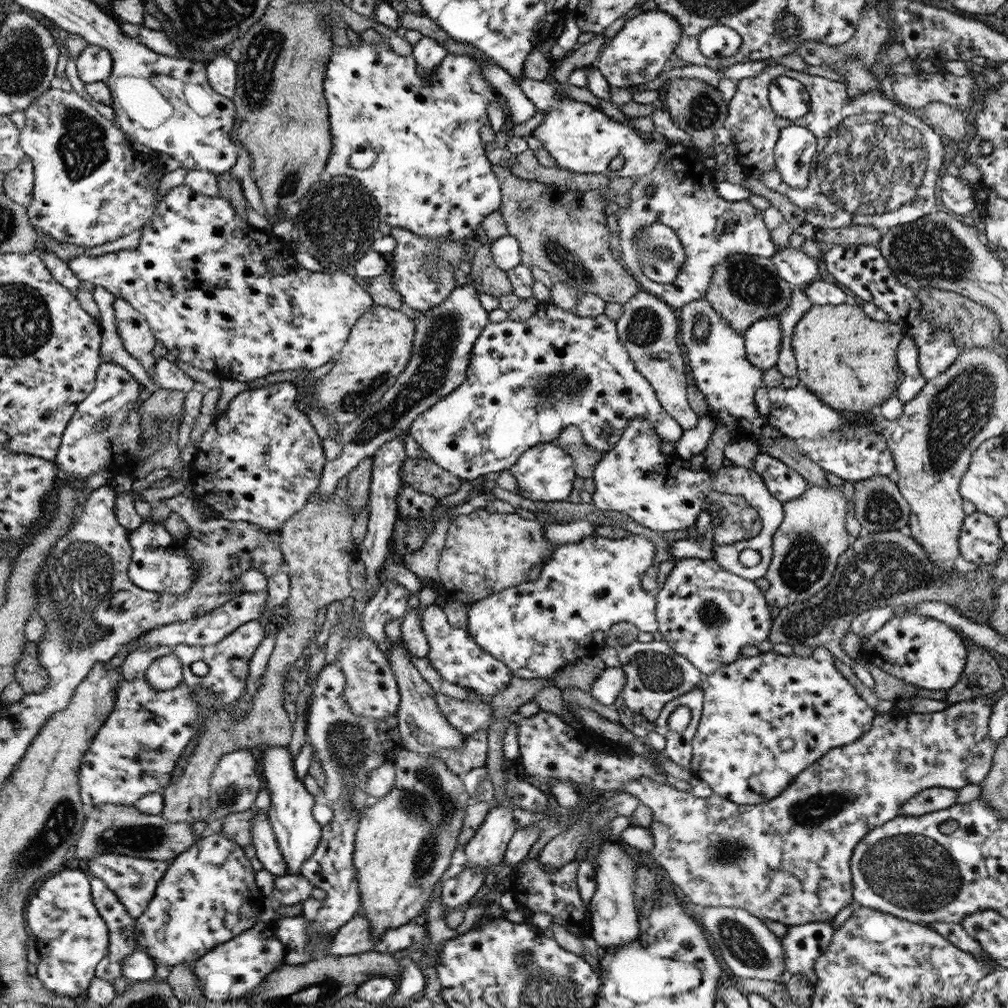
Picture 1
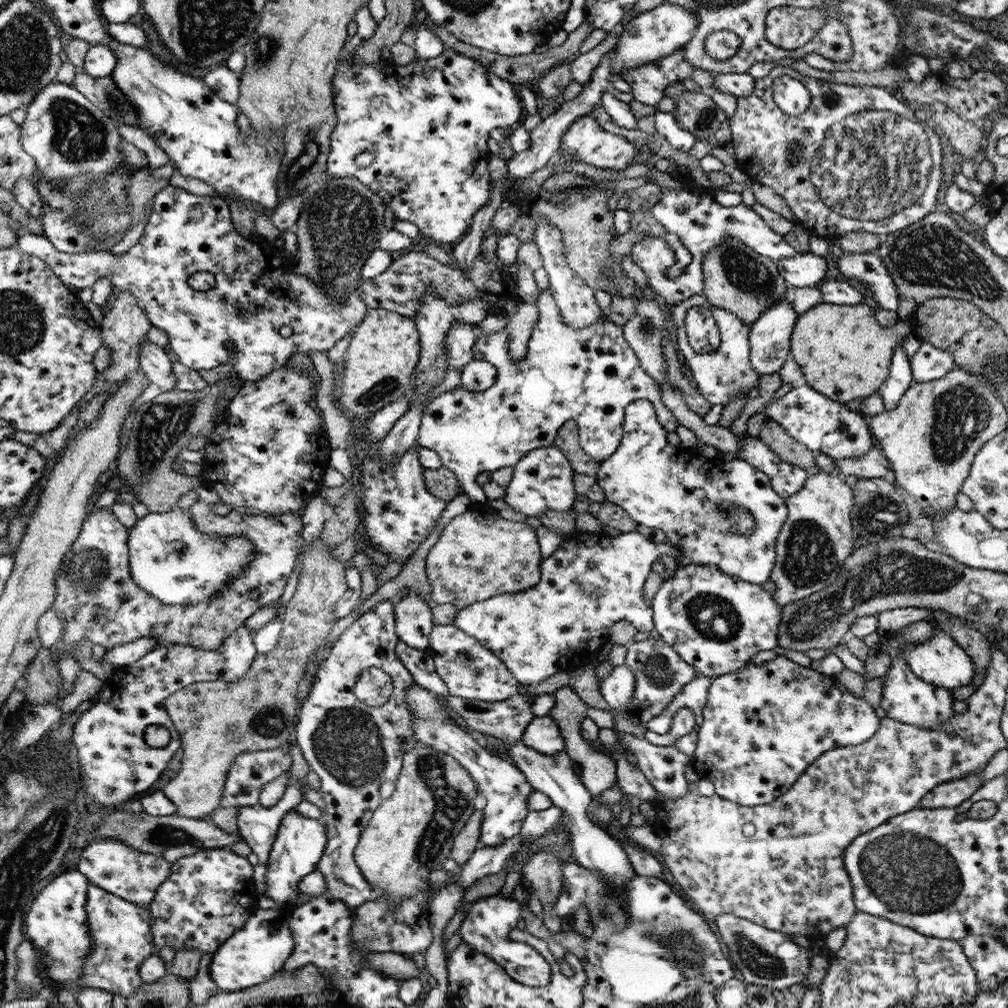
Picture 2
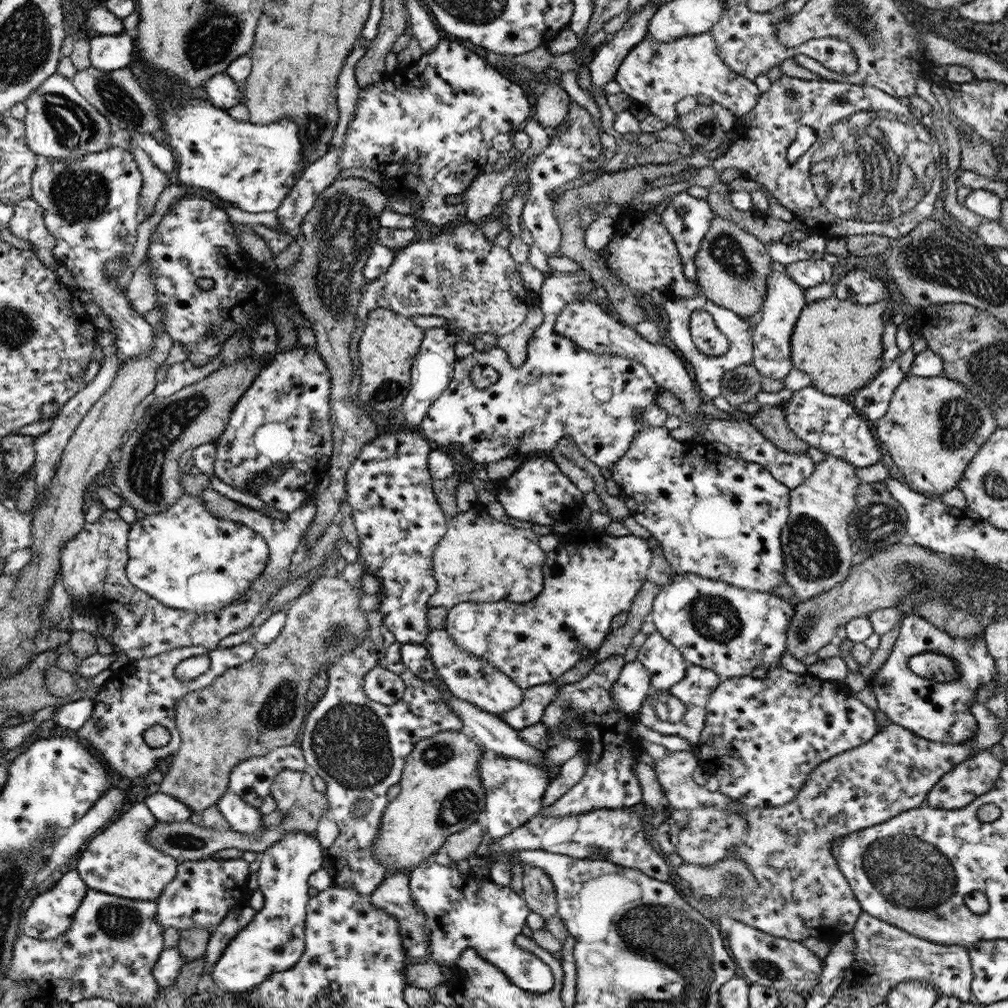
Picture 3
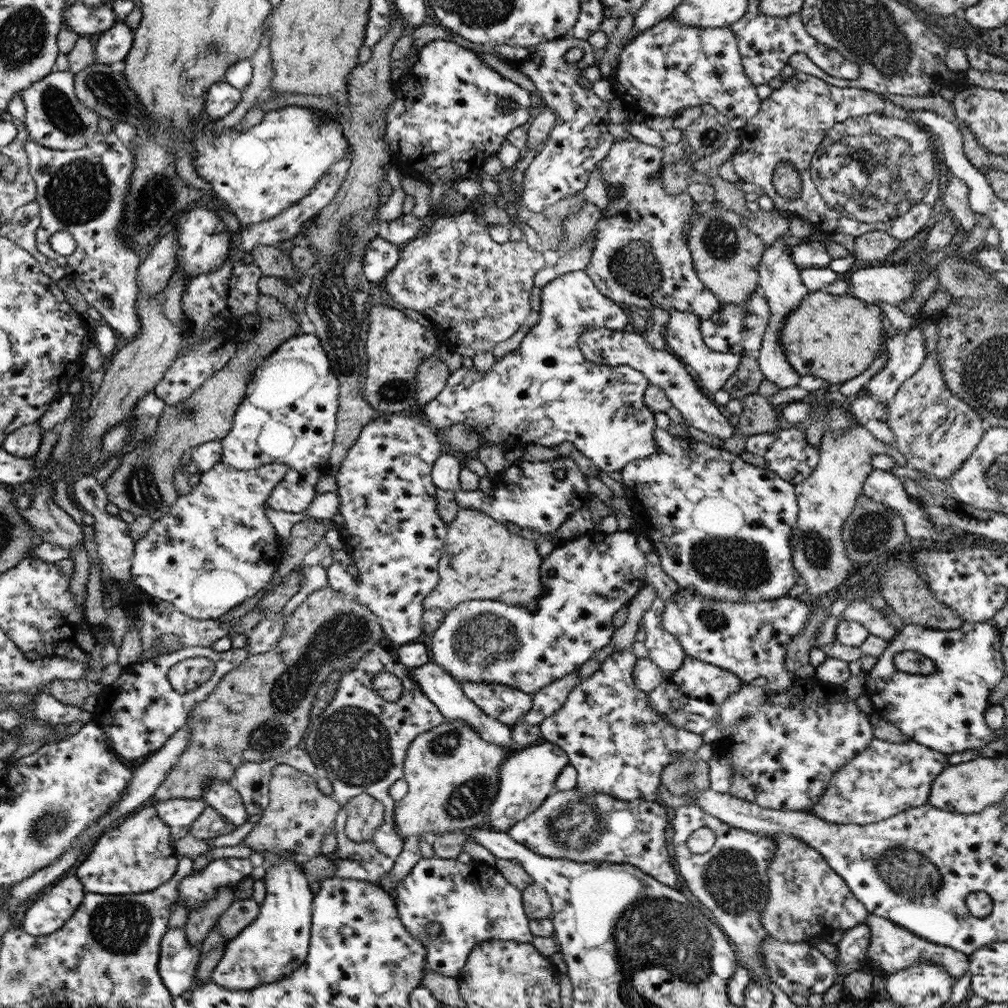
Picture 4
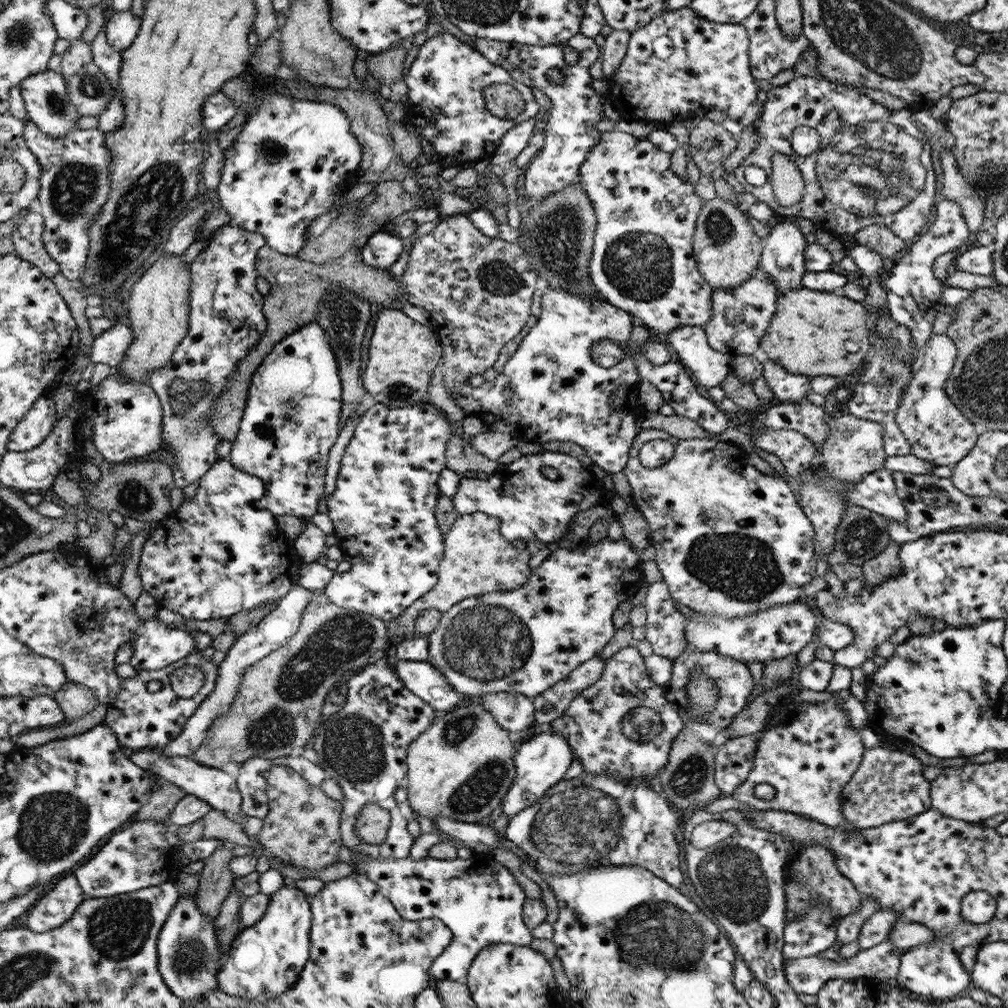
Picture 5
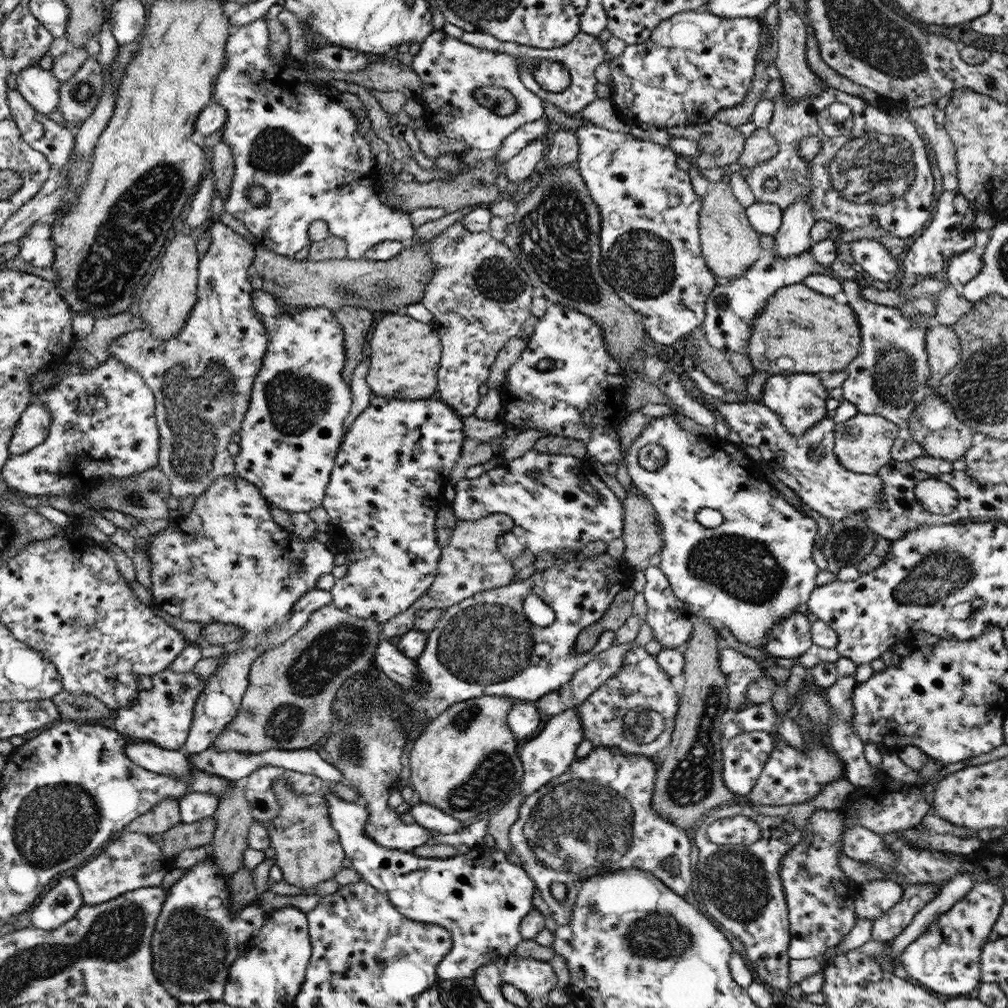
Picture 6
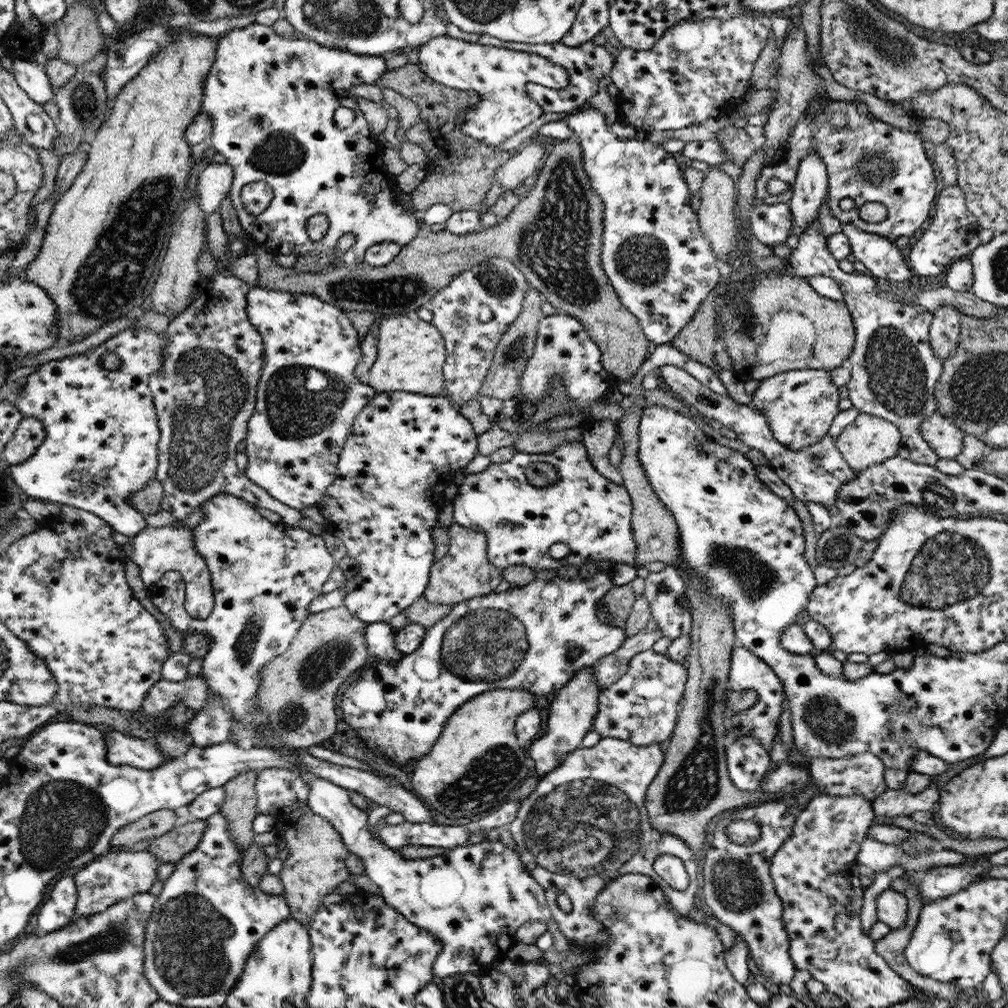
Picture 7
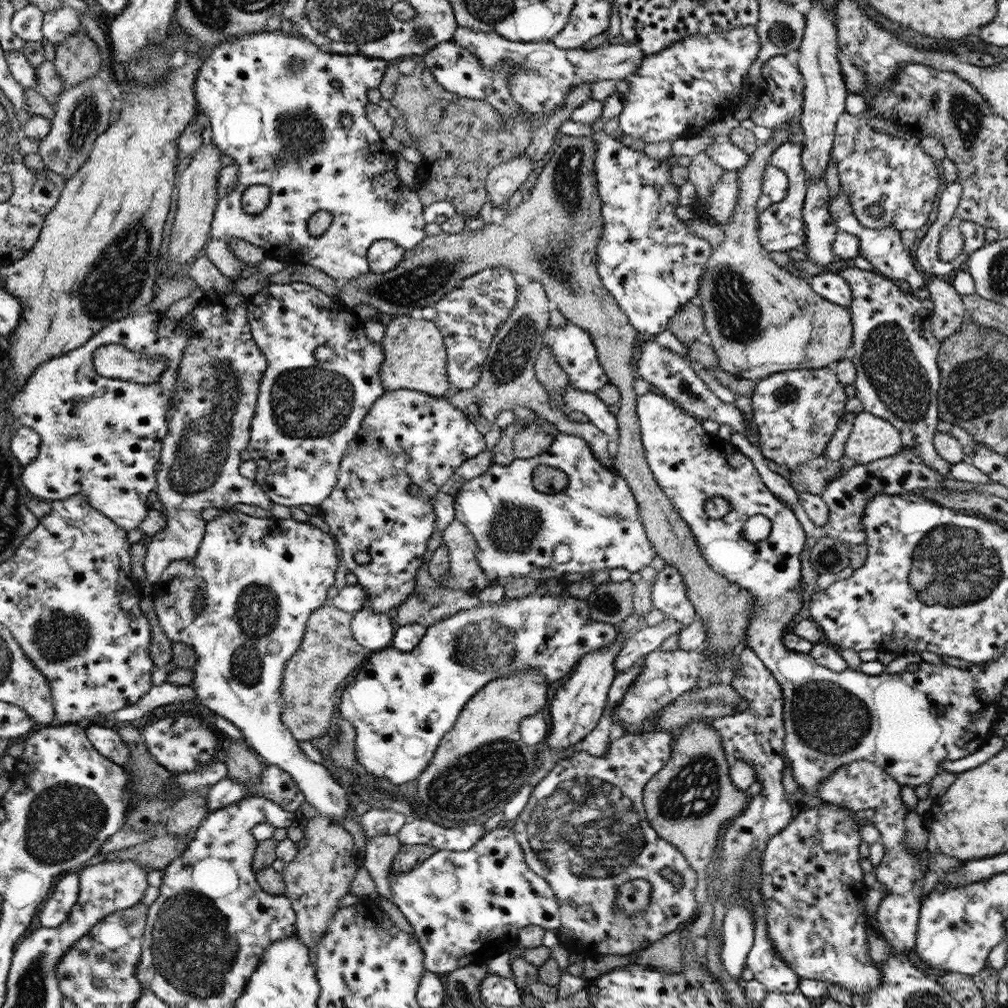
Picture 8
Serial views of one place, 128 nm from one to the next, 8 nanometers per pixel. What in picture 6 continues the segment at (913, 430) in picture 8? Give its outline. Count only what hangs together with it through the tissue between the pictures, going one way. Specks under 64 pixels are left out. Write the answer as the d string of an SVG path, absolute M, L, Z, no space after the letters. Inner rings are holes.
M810 249L802 255L781 260L775 260L768 254L768 250L762 250L759 260L754 262L754 265L742 277L727 282L721 281L706 300L705 319L700 325L710 346L714 346L725 354L728 352L746 353L754 320L766 310L767 301L780 288L798 285L810 274L838 277L830 267L822 267L814 262ZM840 278L843 292L849 299L849 306L856 313L860 323L862 346L860 354L845 369L847 378L842 383L843 398L852 402L860 414L878 415L898 425L897 442L892 445L893 461L912 461L926 455L922 444L918 444L908 428L908 417L916 405L926 397L928 392L928 352L926 352L926 333L934 324L930 316L906 318L892 306L878 305L861 298L859 288L863 285L859 278Z

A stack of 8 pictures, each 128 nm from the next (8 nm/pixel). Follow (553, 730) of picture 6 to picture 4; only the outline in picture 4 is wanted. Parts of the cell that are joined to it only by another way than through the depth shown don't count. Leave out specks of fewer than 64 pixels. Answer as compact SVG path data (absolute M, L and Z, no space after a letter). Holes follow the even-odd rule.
M546 740L510 753L499 767L498 793L490 805L490 827L507 833L516 822L532 814L550 794L557 791L556 778L568 764L566 752Z

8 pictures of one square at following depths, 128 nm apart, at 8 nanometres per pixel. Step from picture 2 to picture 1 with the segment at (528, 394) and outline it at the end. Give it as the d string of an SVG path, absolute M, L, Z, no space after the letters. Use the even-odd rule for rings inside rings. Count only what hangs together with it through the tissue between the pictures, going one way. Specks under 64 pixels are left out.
M550 301L540 304L537 309L538 310L524 322L516 322L510 318L502 322L489 321L482 329L482 332L479 334L479 337L472 347L472 353L470 353L470 361L466 372L467 377L464 379L464 382L462 382L458 388L450 392L449 395L442 397L438 402L435 402L432 407L418 415L417 420L411 423L410 435L420 444L420 448L426 452L426 458L460 479L472 480L478 478L478 476L490 474L490 472L501 473L502 471L510 470L510 467L514 466L517 458L530 447L540 443L554 442L562 432L562 429L572 425L577 426L580 431L582 431L582 437L584 437L584 441L586 441L590 447L605 454L614 448L614 445L616 445L623 435L626 426L628 426L630 418L634 418L634 416L648 420L654 430L658 432L658 436L660 436L662 442L670 442L670 444L677 446L684 429L666 410L664 410L650 382L648 382L640 372L637 372L637 369L633 366L634 362L630 359L628 350L626 350L626 347L623 346L622 342L620 342L620 338L618 338L617 321L608 318L604 313L589 319L576 317L575 314L555 306Z

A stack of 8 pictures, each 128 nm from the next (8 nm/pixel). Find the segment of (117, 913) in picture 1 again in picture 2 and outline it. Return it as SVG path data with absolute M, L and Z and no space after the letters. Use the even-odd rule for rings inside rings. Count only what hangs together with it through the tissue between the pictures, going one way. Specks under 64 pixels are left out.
M90 886L90 933L94 934L94 946L85 960L82 978L77 992L85 988L100 988L126 999L140 990L142 961L157 953L153 938L153 914L148 907L138 906L128 899L110 894L99 886Z

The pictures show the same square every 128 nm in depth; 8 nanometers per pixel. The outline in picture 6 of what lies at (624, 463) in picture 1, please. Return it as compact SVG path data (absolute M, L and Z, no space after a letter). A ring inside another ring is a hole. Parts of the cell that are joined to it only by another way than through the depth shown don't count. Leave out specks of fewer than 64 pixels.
M673 414L664 415L662 417L649 418L648 424L644 426L638 435L638 438L630 443L628 454L626 455L626 462L628 463L628 474L632 480L632 483L650 502L653 510L658 516L660 524L662 524L662 538L664 538L664 545L662 545L662 551L660 551L660 570L666 574L674 596L679 598L687 608L691 611L692 616L704 617L706 619L714 618L723 622L730 629L731 633L740 641L750 644L761 649L764 654L766 652L766 633L770 633L770 627L778 621L790 616L796 610L802 610L806 606L810 593L818 586L816 584L816 576L819 572L818 565L813 561L812 548L814 548L814 542L818 537L816 531L818 525L816 520L808 515L800 512L792 504L786 501L784 495L780 494L768 481L764 479L764 475L761 472L761 465L750 460L742 448L738 445L730 443L727 438L723 439L718 436L704 436L698 434L692 434L692 432L686 432L680 428L680 424L676 422L676 416ZM646 446L662 446L666 449L666 462L664 466L649 471L644 470L639 463L640 449ZM703 508L711 508L718 511L723 516L723 523L715 528L707 528L701 525L696 520L696 513Z

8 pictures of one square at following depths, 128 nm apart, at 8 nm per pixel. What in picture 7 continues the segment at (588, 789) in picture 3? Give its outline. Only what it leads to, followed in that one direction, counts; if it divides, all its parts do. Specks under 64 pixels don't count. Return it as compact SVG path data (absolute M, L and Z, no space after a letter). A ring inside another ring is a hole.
M652 649L635 654L630 659L626 673L598 693L598 713L595 715L591 731L601 738L619 739L636 747L664 745L664 741L673 736L677 725L678 704L684 696L687 676L685 664L674 662L665 654L658 654Z

